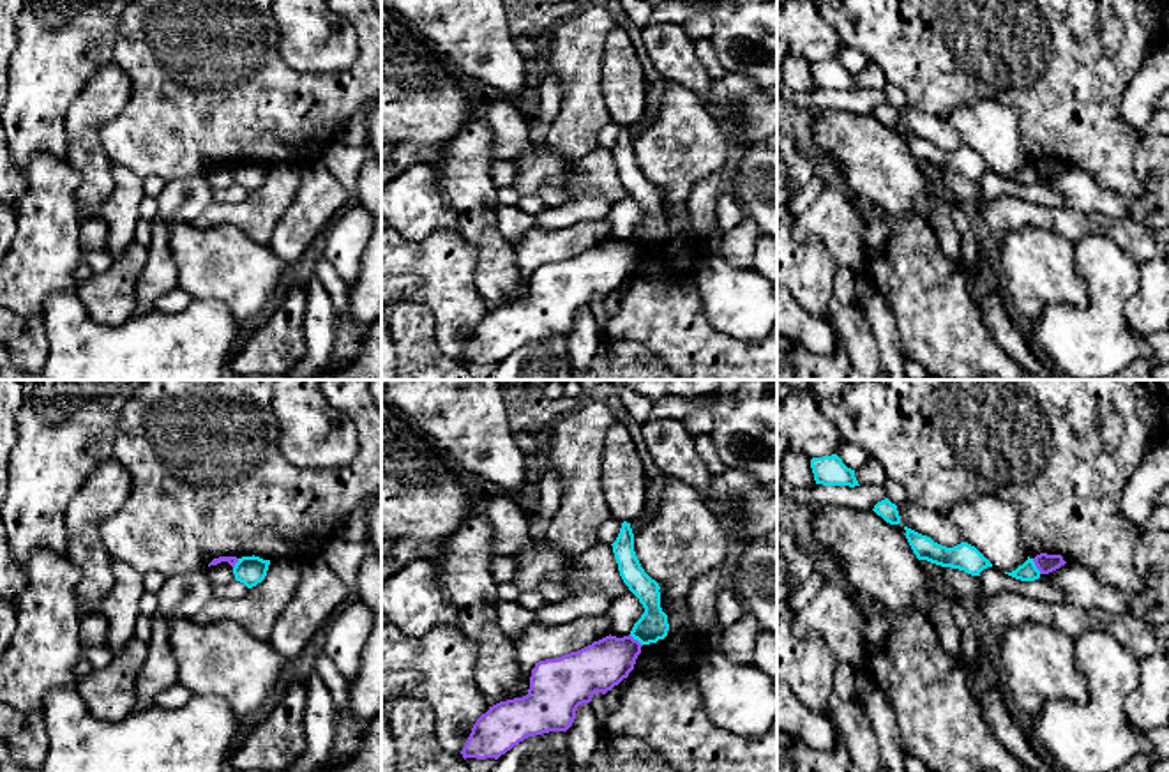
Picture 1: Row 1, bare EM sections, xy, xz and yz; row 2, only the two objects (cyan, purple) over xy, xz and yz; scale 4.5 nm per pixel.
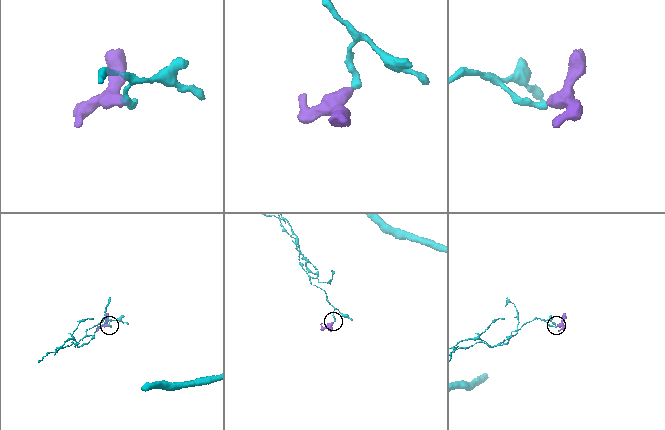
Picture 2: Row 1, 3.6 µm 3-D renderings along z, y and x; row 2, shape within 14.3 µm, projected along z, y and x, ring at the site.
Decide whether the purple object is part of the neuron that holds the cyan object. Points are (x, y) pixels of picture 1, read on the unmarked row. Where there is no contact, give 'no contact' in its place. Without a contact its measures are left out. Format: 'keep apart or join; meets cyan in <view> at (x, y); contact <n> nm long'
keep apart; meets cyan in yz at (1035, 170); contact 80 nm long

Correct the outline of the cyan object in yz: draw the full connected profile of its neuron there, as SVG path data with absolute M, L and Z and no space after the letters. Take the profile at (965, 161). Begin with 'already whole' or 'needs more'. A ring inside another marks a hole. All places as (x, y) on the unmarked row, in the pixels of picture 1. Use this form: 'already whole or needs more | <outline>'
already whole | M904 131L904 134L904 140L918 164L927 164L941 171L959 173L971 180L978 180L984 173L992 171L992 168L968 147L947 152L908 131Z

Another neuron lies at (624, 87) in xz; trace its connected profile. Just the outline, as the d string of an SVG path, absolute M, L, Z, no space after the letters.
M620 25L607 32L602 58L602 94L611 120L637 125L646 117L646 83L627 30Z

